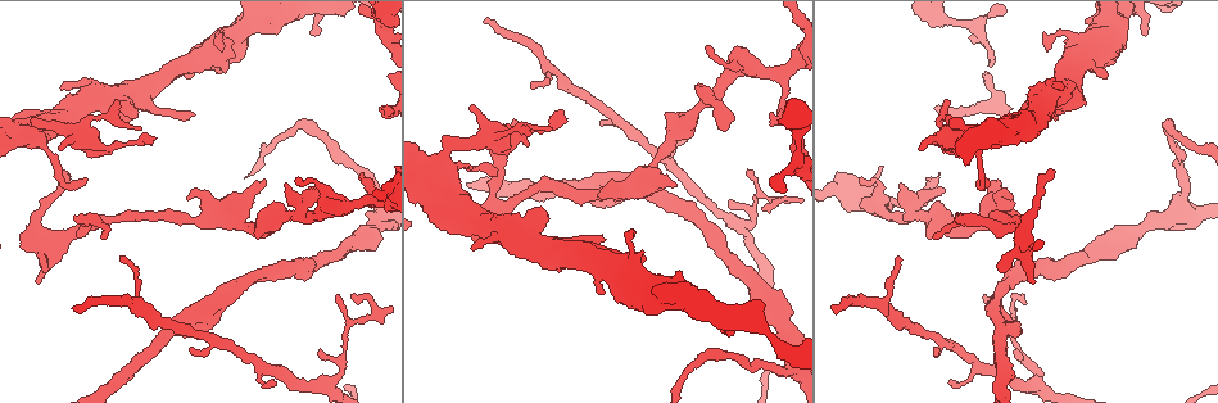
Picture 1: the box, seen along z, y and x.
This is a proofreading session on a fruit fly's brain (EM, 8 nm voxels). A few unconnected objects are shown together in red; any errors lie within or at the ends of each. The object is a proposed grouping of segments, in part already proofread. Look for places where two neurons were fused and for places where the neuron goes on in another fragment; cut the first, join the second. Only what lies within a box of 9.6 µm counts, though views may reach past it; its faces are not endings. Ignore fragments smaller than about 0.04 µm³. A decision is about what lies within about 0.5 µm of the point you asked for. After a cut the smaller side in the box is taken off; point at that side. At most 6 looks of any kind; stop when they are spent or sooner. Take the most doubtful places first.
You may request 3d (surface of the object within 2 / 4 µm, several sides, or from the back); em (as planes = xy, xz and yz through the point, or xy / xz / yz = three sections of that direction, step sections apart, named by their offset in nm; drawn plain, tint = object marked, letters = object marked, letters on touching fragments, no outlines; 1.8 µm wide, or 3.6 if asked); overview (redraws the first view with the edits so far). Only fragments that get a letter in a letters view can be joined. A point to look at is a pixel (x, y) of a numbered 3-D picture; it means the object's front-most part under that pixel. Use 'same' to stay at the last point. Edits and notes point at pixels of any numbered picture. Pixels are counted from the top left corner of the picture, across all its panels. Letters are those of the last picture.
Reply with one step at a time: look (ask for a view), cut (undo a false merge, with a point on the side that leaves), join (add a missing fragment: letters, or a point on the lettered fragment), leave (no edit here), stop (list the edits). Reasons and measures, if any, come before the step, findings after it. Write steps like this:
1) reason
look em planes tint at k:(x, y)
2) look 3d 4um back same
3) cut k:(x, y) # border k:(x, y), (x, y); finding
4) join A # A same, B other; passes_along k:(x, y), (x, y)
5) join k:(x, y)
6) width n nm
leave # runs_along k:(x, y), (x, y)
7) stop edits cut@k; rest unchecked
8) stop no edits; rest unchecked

branch stops here
look 3d 4um back at 1:(475, 237)

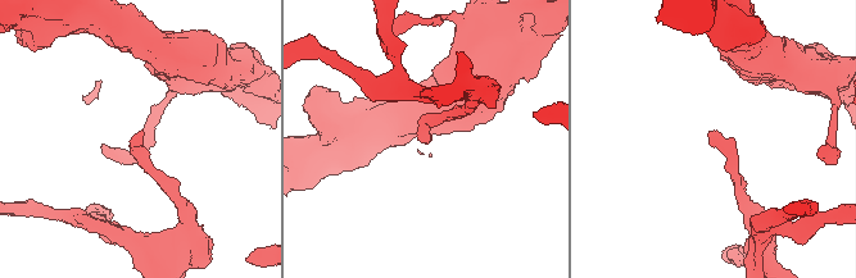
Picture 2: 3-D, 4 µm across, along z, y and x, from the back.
need the tissue
look em 3.6um yz step 4 letters at 2:(427, 132)

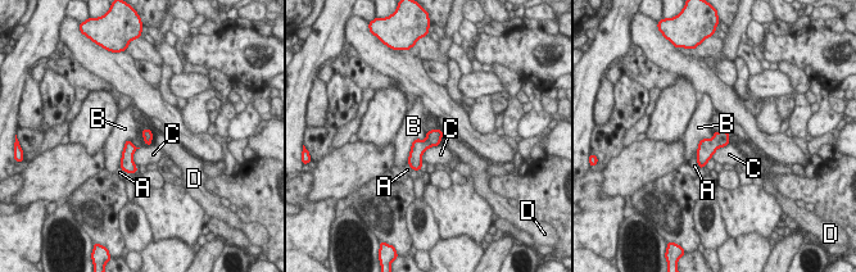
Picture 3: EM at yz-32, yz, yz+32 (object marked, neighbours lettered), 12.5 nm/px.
longest_contact B 340 nm
leave # A other, B other, C other, D other; border 3:(422, 139), (412, 143), (407, 161); none of them fits

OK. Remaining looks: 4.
thin end
look 3d 4um at 1:(770, 124)

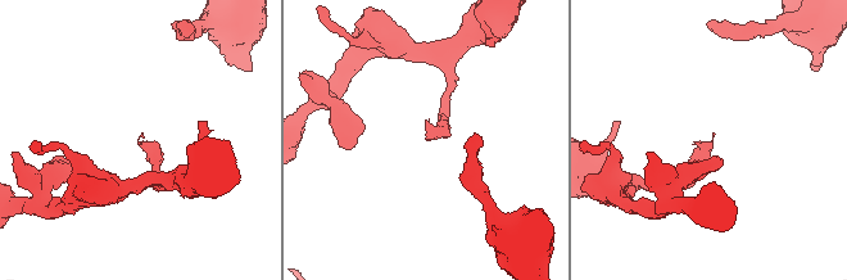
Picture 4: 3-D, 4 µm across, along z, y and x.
shape alone is not enough
look em planes letters at 4:(713, 135)

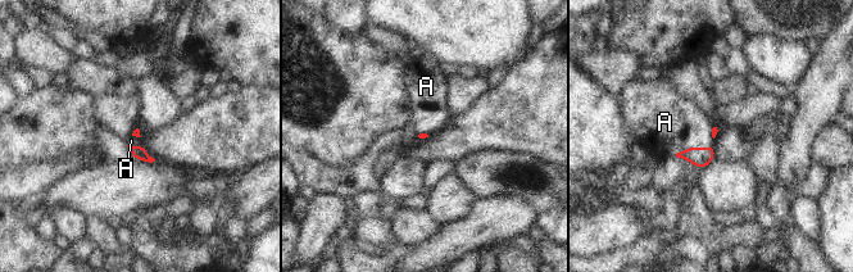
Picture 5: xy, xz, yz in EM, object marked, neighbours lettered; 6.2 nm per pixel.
join A # A same; passes_along 5:(700, 157), (694, 148), (665, 122); it goes on there

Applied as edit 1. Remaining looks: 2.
free end
look 3d 4um at 1:(484, 21)

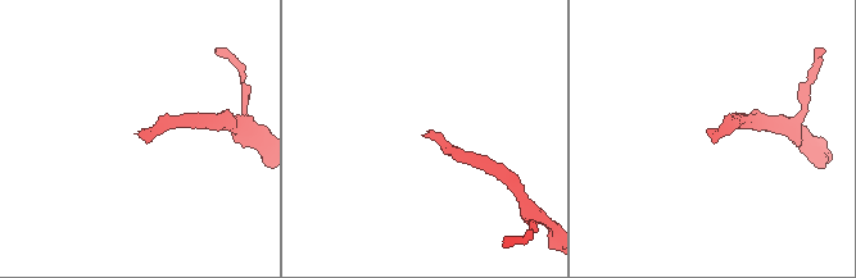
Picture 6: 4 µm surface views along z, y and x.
shape alone is not enough
look em planes letters at 6:(711, 134)

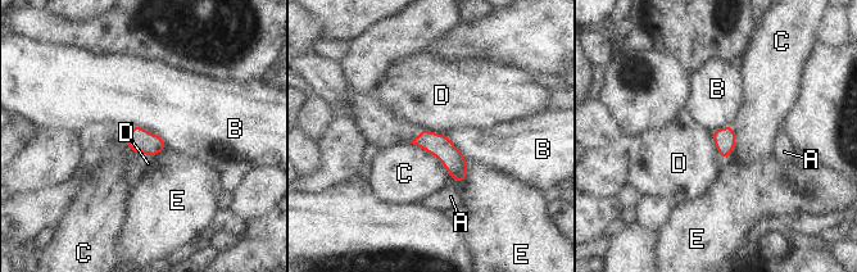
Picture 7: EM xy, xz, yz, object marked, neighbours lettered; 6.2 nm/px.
width 130 nm
leave # A other, B other, C other, D other, E other; none of them fits

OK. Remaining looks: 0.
stop edits join@5; rest unchecked

